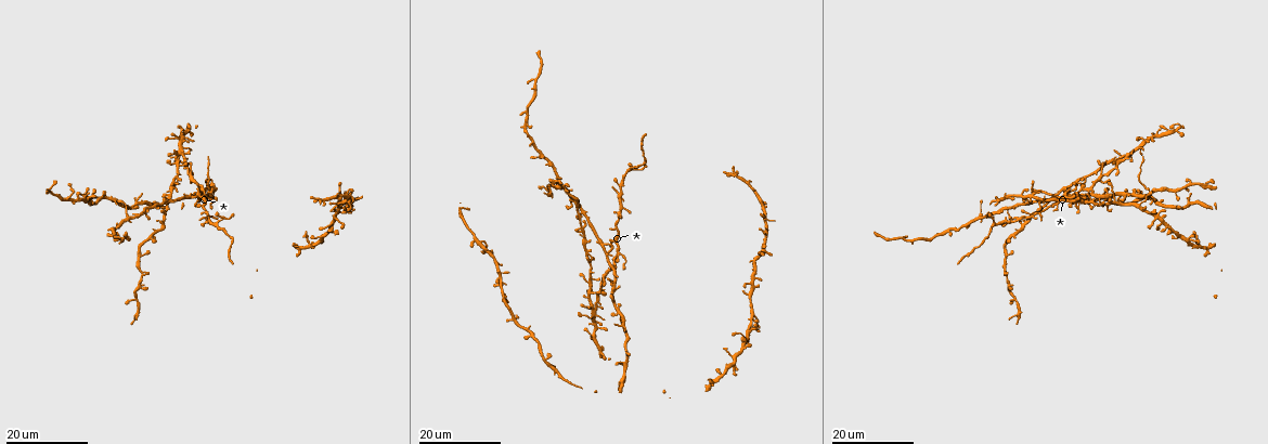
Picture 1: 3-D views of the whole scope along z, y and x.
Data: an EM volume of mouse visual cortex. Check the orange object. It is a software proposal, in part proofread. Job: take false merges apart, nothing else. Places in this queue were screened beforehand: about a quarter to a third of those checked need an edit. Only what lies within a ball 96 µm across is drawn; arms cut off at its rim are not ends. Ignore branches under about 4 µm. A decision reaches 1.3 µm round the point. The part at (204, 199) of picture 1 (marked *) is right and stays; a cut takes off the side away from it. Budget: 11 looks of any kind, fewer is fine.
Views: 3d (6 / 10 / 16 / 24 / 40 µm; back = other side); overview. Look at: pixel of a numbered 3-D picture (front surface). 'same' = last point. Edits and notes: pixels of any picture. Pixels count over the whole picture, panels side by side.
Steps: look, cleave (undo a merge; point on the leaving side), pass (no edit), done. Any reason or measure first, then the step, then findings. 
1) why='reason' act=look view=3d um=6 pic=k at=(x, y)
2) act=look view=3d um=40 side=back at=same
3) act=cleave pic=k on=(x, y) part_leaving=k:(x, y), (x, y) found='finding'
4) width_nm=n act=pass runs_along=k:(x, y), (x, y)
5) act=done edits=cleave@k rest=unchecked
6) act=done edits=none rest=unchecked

act=look view=3d um=24 pic=1 at=(1141, 205)

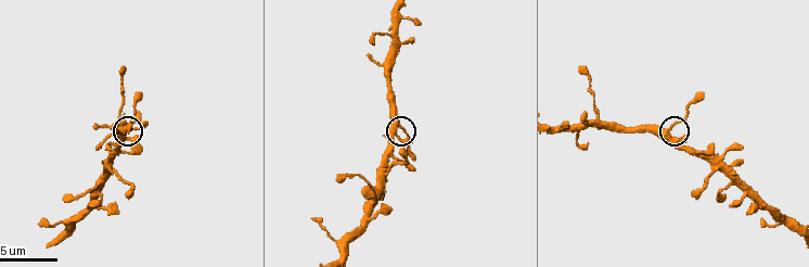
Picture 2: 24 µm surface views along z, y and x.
act=look view=3d um=6 pic=2 at=(669, 134)

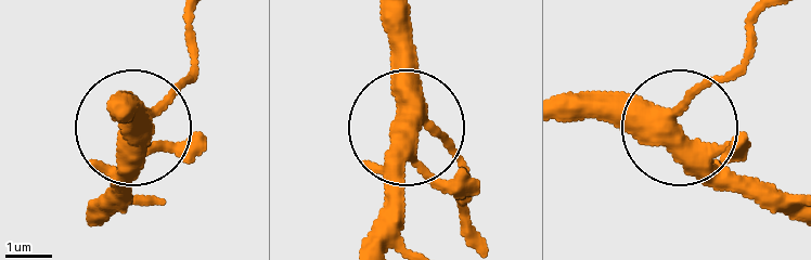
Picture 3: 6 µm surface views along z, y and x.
side_arm_um=5 arms=4 act=pass found='continuous, no second neuron'

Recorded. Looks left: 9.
why='branch point' act=look view=3d um=16 pic=2 at=(394, 54)

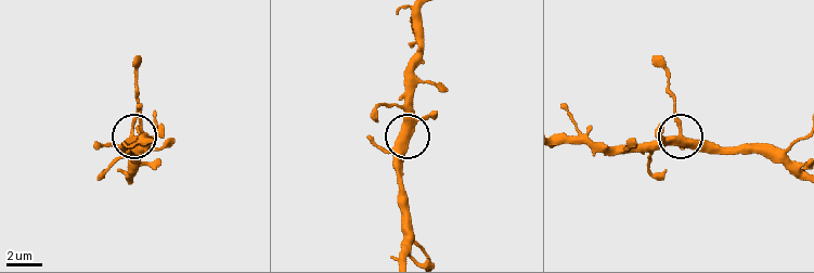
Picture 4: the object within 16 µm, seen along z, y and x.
act=look view=3d um=16 side=back pic=4 at=(681, 136)

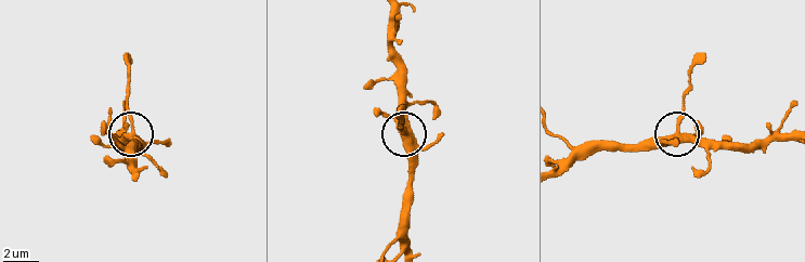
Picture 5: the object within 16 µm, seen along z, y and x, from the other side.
width_nm=390 act=cleave pic=5 on=(127, 105) part_leaving=5:(131, 129), (126, 53) found='two neurons meet here'

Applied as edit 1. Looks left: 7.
why='see it whole again' act=look view=overview

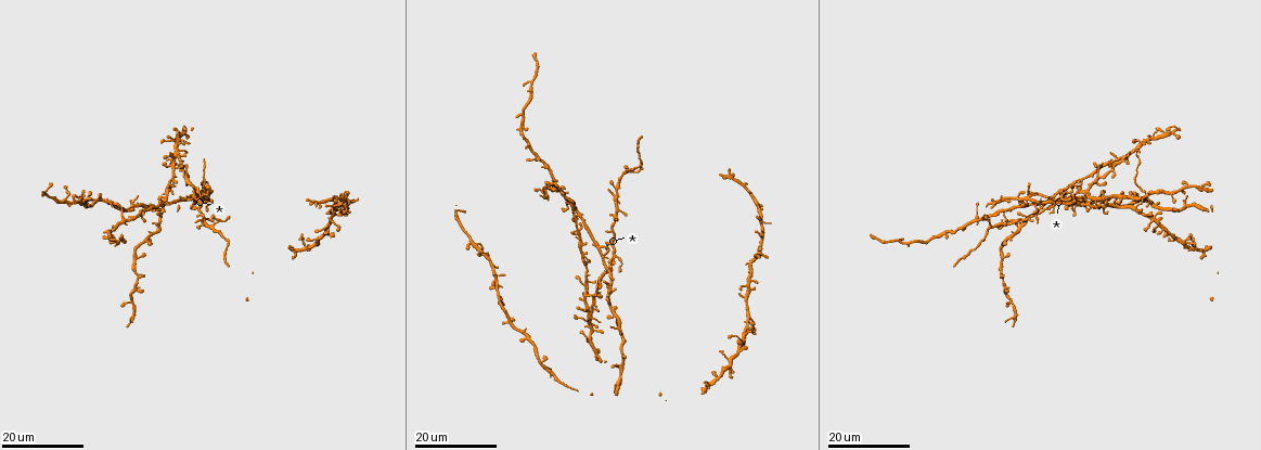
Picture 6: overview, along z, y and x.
act=look view=3d um=24 pic=6 at=(615, 255)

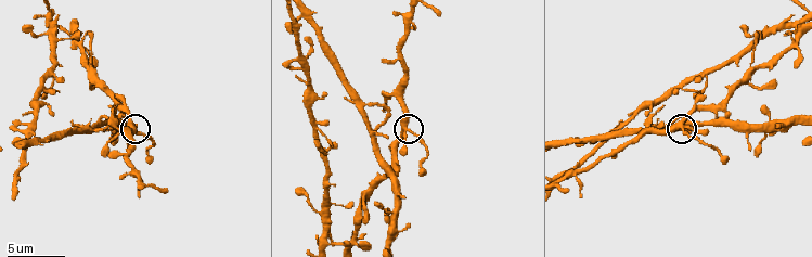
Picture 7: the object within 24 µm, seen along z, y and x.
why='closer look' act=look view=3d um=6 pic=7 at=(681, 121)

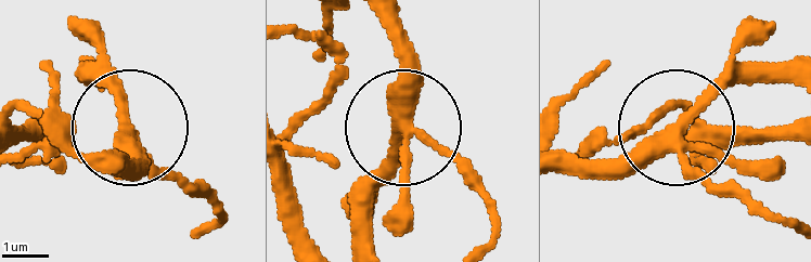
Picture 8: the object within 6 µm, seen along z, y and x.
arms=4 act=pass found='continuous, no second neuron'

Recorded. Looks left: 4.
why='looks like a crossing' act=look view=3d um=16 pic=6 at=(587, 325)

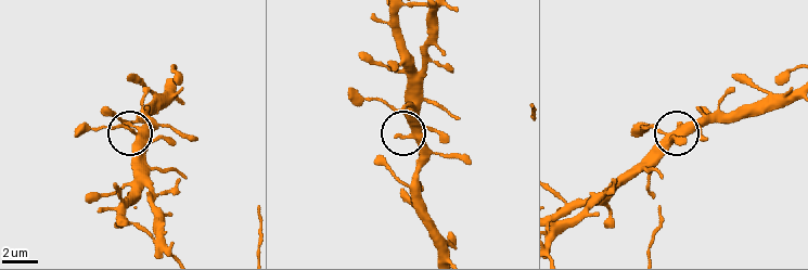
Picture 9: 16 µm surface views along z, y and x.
why='closer look' act=look view=3d um=10 pic=9 at=(414, 127)

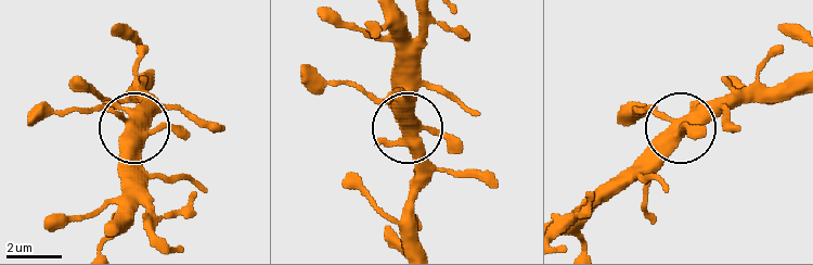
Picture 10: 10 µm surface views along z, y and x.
arms=5 act=pass found='one neuron here'

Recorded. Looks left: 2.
why='four or more arms meet' act=look view=3d um=16 pic=6 at=(207, 192)

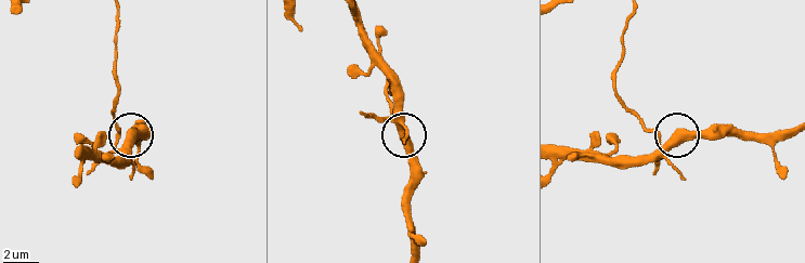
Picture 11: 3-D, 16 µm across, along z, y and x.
act=look view=3d um=6 pic=11 at=(669, 141)

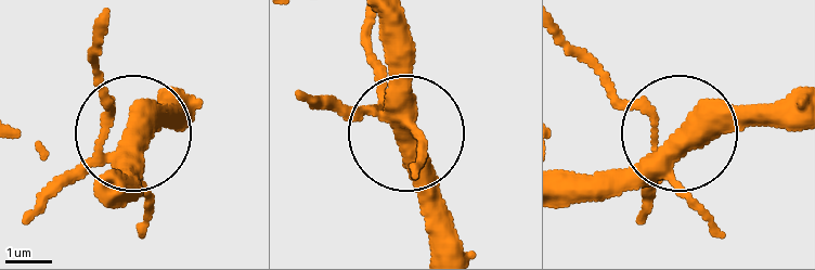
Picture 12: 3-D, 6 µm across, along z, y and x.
side_arm_um=10 act=cleave pic=12 on=(42, 189) part_leaving=12:(104, 153), (92, 28) found='a second neuron is stuck on'

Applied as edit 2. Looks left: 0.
act=done edits=cleave@5,cleave@12 rest=unchecked

